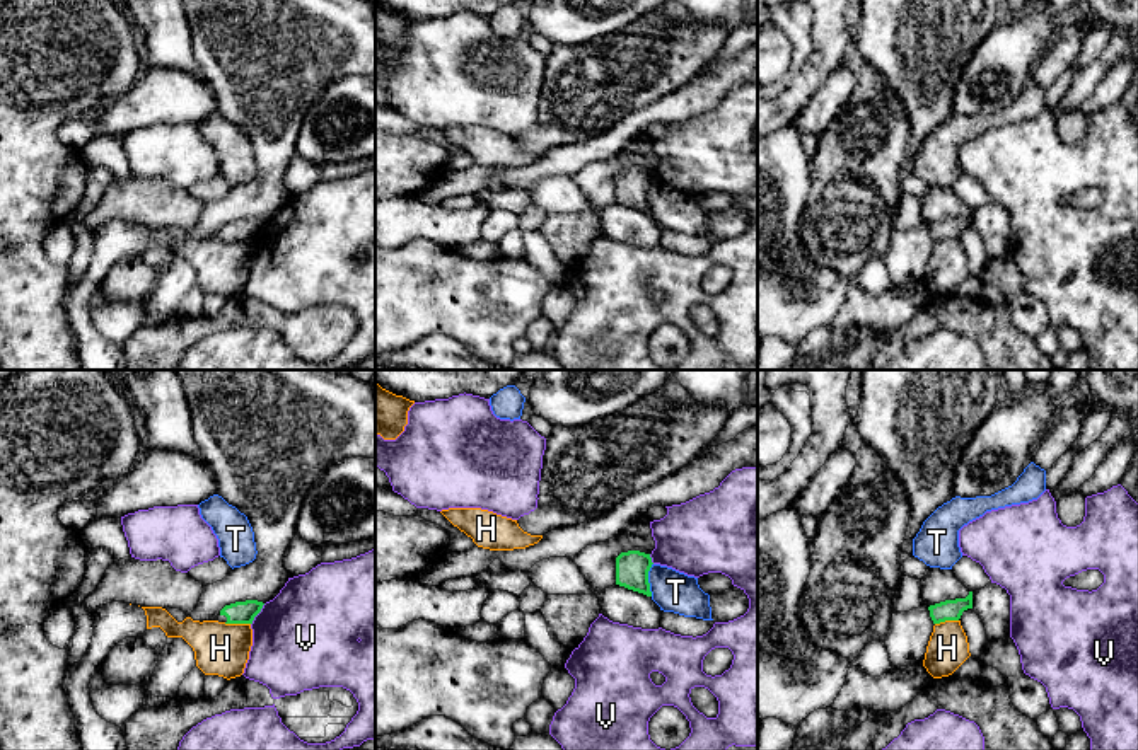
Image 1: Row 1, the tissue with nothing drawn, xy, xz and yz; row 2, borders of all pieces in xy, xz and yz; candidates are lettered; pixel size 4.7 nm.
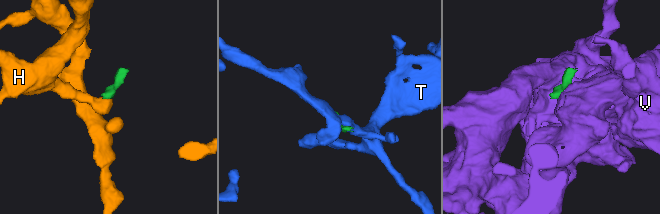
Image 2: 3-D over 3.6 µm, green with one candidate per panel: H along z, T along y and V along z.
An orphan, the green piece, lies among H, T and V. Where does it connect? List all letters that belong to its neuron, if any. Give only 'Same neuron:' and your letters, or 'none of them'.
Same neuron: none of them

